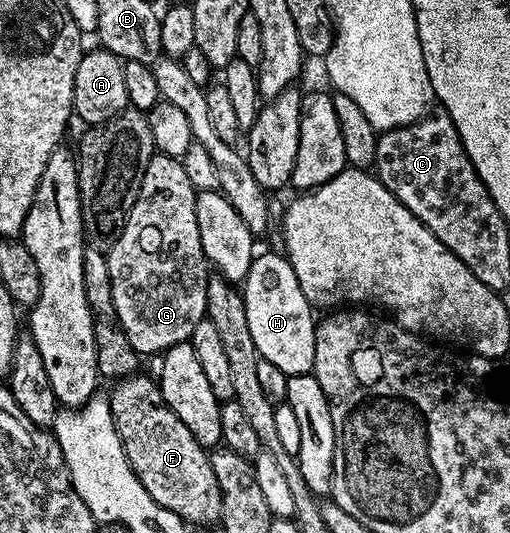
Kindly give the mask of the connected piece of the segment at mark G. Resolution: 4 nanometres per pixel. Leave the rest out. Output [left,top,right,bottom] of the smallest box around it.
[105,153,211,356]

